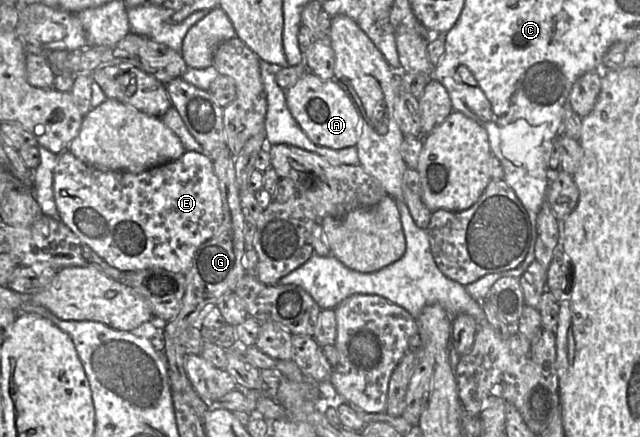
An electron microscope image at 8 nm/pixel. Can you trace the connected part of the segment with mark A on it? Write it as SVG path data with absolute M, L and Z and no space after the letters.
M307 72L303 77L301 77L298 82L291 87L290 89L286 90L286 101L287 106L294 117L294 119L297 121L301 129L305 132L305 134L308 136L308 138L316 145L323 146L331 149L343 149L347 147L356 146L359 135L360 135L360 114L358 112L357 107L355 106L353 100L351 99L350 95L347 93L347 91L335 80L321 80L319 77L317 77L312 72Z

